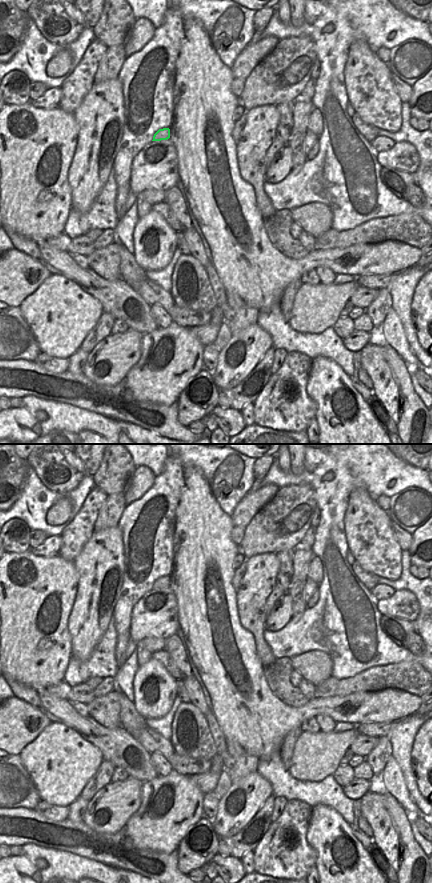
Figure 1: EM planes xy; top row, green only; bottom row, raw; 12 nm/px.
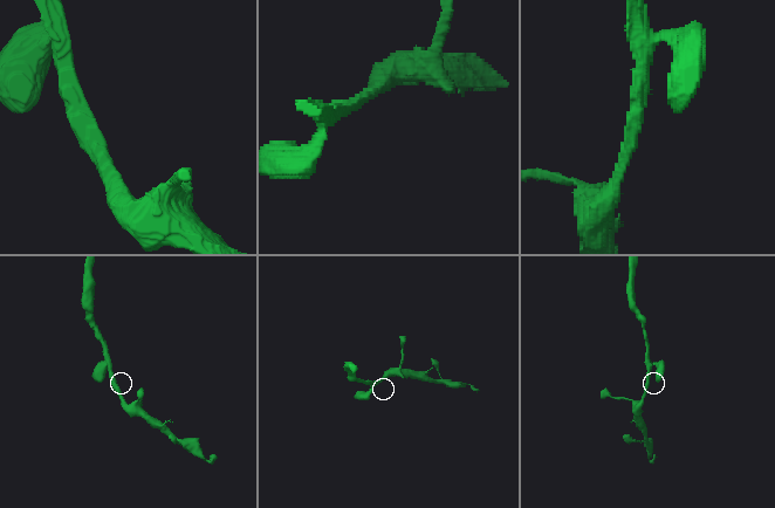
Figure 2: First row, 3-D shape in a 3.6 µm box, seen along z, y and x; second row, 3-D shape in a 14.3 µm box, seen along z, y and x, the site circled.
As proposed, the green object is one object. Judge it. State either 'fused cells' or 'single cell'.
single cell

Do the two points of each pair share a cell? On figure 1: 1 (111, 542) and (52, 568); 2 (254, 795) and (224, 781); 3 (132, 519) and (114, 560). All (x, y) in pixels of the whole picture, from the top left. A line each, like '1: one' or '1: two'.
1: two
2: two
3: two

